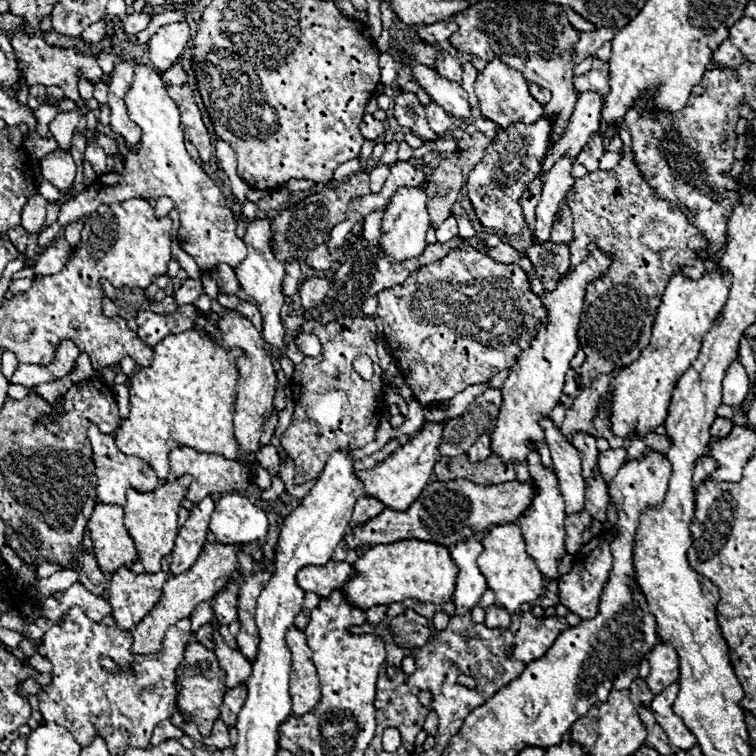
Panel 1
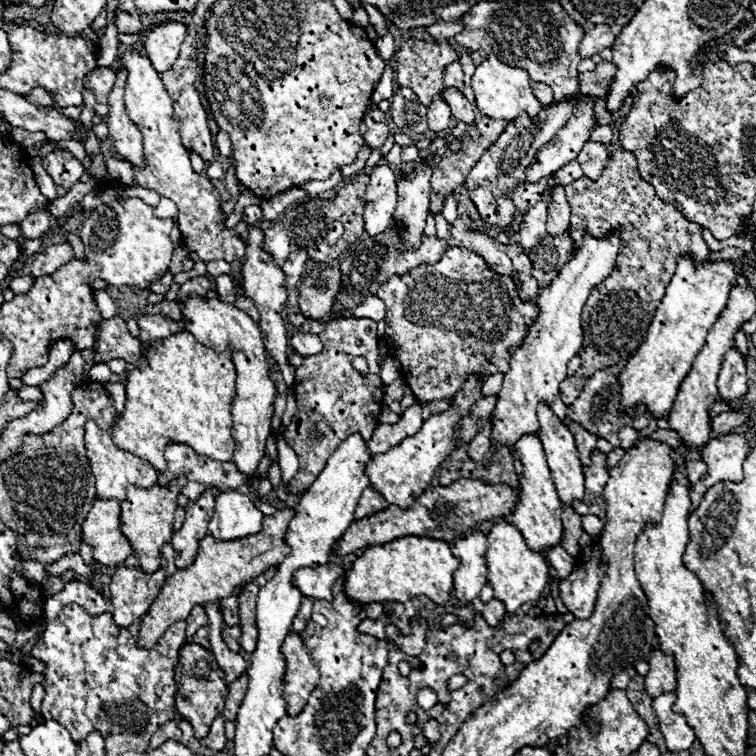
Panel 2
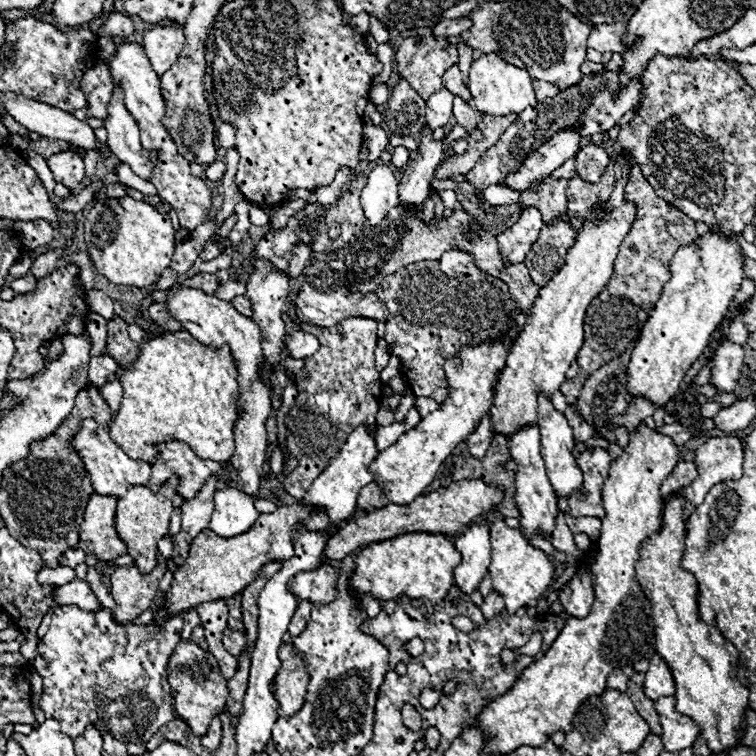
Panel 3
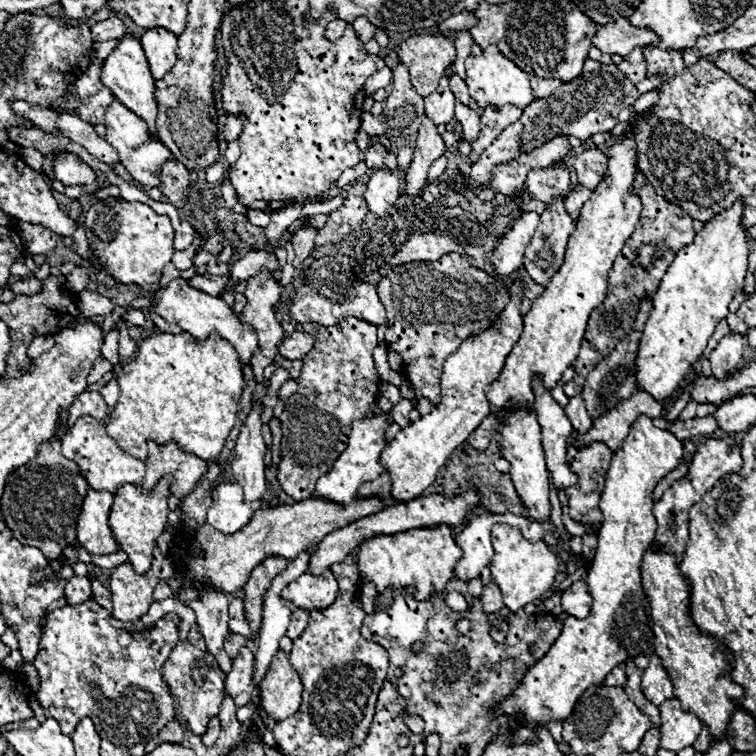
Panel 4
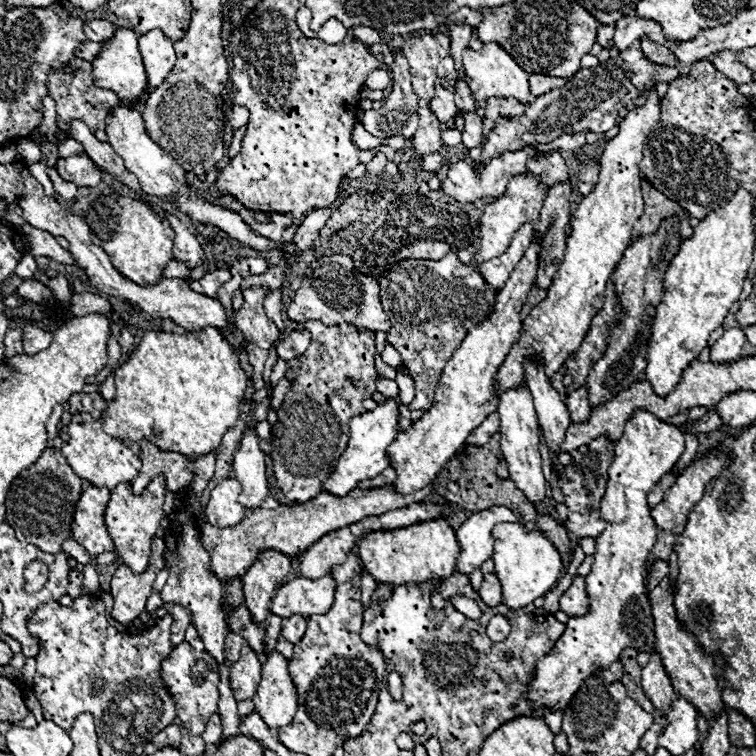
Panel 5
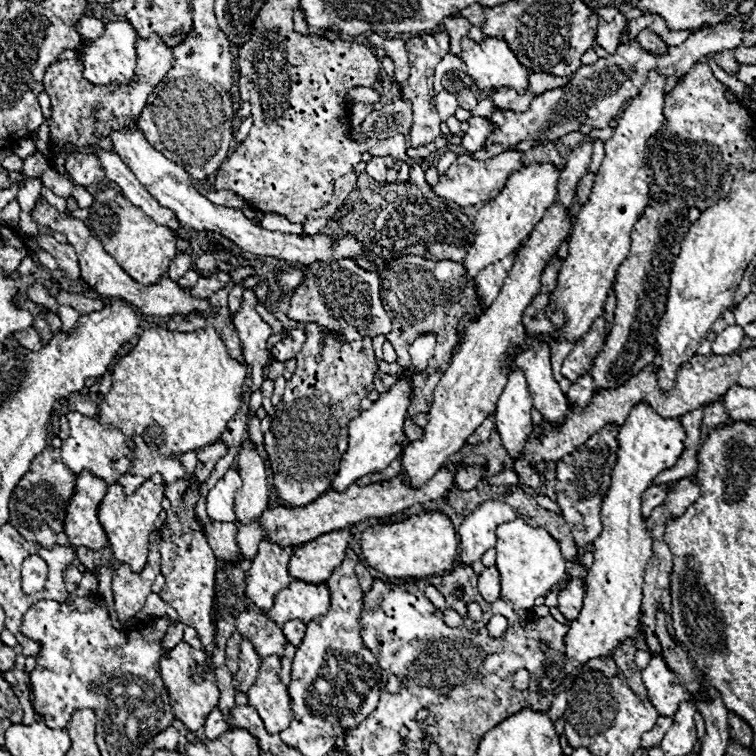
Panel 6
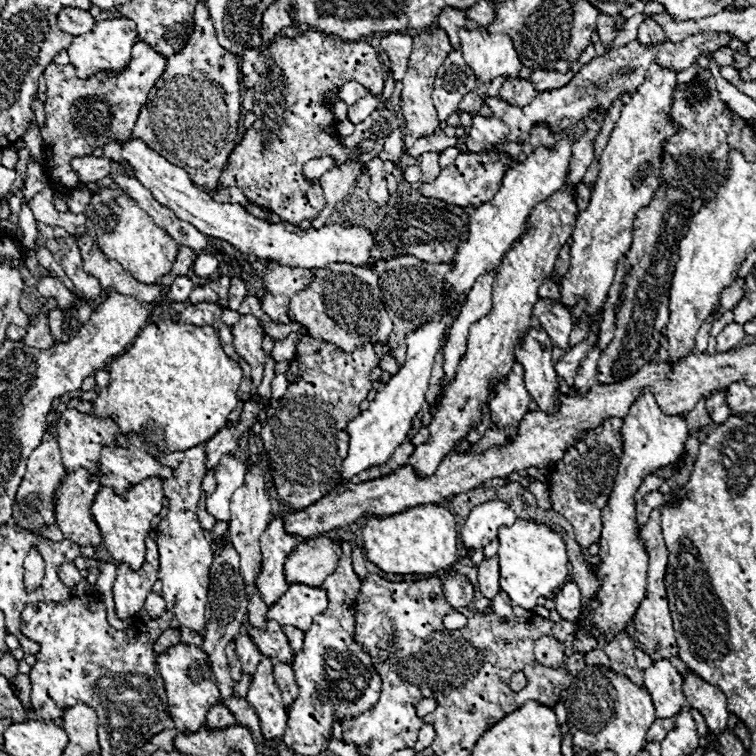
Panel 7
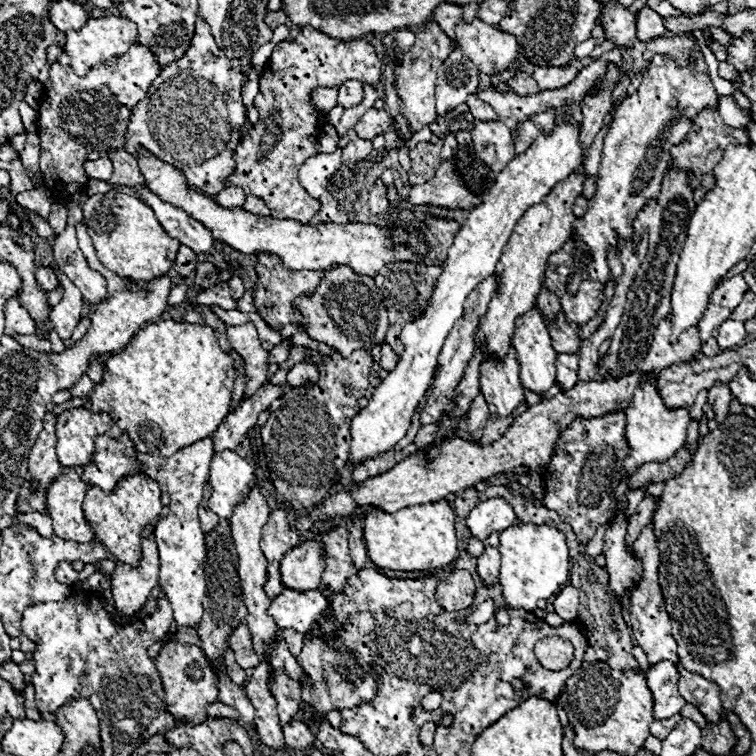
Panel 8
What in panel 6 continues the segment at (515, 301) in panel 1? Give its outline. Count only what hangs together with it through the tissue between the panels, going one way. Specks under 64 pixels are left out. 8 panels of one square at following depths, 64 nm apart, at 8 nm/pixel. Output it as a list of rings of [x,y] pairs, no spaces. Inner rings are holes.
[[[406,256],[406,258],[398,258],[398,262],[390,262],[382,272],[380,272],[380,298],[384,304],[386,314],[390,314],[392,320],[392,332],[386,336],[386,340],[394,346],[396,354],[398,354],[398,364],[402,368],[408,368],[410,372],[414,372],[412,368],[412,360],[408,356],[408,348],[414,342],[414,338],[418,338],[418,334],[434,334],[436,336],[436,348],[434,348],[434,356],[428,362],[428,368],[424,374],[416,372],[414,376],[414,392],[418,394],[418,398],[414,400],[414,406],[410,406],[410,414],[414,412],[428,412],[430,402],[432,402],[432,392],[436,388],[436,384],[440,382],[454,346],[460,342],[460,332],[458,332],[458,322],[460,318],[464,318],[466,314],[474,314],[474,320],[478,320],[482,316],[482,304],[478,300],[478,292],[476,292],[476,282],[466,278],[466,268],[460,262],[454,260],[424,260],[424,258],[416,258],[416,256]]]

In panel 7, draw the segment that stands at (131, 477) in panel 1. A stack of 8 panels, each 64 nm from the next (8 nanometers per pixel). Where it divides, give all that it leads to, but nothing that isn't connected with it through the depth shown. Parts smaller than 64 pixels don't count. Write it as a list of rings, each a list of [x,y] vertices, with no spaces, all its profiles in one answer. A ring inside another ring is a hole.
[[[68,408],[66,412],[60,414],[60,420],[58,420],[58,444],[60,444],[62,464],[70,472],[76,472],[78,468],[86,468],[92,474],[96,474],[100,470],[100,454],[104,446],[112,446],[112,444],[118,446],[116,434],[118,434],[118,426],[110,418],[100,420],[96,416],[82,414],[74,408]]]

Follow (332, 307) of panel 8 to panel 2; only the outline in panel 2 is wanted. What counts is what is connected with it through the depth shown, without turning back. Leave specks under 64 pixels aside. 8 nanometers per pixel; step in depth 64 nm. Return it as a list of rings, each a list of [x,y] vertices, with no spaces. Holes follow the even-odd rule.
[[[318,266],[300,284],[298,306],[306,318],[330,320],[330,308],[340,290],[340,268]],[[370,296],[370,298],[366,298],[360,306],[356,306],[356,316],[382,320],[382,318],[384,318],[384,304],[382,304],[382,300],[380,300],[378,296]]]

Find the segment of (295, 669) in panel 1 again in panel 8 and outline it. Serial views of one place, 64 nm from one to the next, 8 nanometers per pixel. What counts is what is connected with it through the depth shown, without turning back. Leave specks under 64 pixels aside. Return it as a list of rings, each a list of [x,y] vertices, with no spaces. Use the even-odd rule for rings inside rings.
[[[260,662],[258,668],[254,668],[254,674],[244,688],[250,704],[256,710],[256,734],[272,750],[284,748],[284,732],[280,726],[280,716],[276,708],[276,698],[270,692],[270,676],[268,676],[268,664]]]

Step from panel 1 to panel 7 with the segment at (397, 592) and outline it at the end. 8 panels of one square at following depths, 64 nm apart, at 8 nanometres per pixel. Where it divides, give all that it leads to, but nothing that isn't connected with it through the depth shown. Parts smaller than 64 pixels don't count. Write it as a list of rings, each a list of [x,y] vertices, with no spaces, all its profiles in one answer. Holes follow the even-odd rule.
[[[436,504],[414,506],[386,518],[368,518],[362,532],[364,552],[386,574],[434,574],[450,568],[458,560],[458,532],[454,526],[454,516]]]

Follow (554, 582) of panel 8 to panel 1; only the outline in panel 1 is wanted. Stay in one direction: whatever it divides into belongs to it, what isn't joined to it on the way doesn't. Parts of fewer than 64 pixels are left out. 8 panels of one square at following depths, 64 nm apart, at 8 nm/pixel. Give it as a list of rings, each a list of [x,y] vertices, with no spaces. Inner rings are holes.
[[[502,524],[490,528],[482,538],[484,552],[478,556],[478,566],[486,578],[486,586],[496,594],[496,606],[508,612],[518,612],[524,602],[532,602],[542,596],[546,580],[534,566],[534,560],[526,554],[526,542],[518,524]]]

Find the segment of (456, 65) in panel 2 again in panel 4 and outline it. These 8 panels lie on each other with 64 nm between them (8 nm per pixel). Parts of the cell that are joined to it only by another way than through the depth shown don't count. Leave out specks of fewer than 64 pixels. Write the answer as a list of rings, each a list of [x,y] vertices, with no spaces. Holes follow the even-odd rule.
[[[454,72],[452,76],[450,76],[450,88],[454,90],[454,96],[456,96],[456,100],[460,100],[462,104],[468,104],[468,108],[478,108],[476,106],[476,102],[472,100],[472,96],[468,94],[468,88],[466,88],[466,82]]]

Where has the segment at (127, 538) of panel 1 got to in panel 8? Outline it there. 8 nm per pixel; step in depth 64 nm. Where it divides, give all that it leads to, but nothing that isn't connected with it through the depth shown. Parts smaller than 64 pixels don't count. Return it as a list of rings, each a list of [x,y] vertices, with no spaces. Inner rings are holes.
[[[64,468],[48,490],[48,512],[58,538],[74,538],[74,542],[90,542],[96,538],[88,524],[82,504],[90,488],[82,480],[80,468]]]

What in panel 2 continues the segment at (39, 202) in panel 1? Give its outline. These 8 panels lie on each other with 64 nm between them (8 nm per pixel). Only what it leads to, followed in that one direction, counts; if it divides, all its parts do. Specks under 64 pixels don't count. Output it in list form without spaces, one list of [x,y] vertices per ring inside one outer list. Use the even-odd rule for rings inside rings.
[[[34,210],[34,214],[28,214],[22,224],[18,224],[24,238],[34,240],[38,238],[42,232],[46,232],[50,228],[50,216],[46,210]]]

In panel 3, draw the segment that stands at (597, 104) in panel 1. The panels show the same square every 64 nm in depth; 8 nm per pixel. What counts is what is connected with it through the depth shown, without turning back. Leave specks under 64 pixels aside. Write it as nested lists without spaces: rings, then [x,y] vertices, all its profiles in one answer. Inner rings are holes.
[[[560,130],[558,134],[554,134],[554,138],[550,138],[550,142],[532,152],[516,174],[506,176],[506,186],[514,190],[526,190],[532,182],[538,182],[544,176],[552,174],[566,160],[578,154],[580,140],[582,136],[578,134],[578,130]]]

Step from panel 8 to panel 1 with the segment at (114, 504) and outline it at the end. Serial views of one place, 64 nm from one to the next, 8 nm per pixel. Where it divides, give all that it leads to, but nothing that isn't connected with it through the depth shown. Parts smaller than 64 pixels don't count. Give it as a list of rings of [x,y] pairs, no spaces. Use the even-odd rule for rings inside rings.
[[[182,476],[172,482],[162,484],[158,490],[150,494],[142,494],[136,490],[126,492],[126,506],[124,506],[124,522],[130,530],[132,540],[136,542],[138,560],[146,568],[146,572],[158,572],[162,558],[170,556],[174,550],[174,540],[178,536],[178,510],[182,508],[182,500],[186,498],[186,490],[192,478]]]

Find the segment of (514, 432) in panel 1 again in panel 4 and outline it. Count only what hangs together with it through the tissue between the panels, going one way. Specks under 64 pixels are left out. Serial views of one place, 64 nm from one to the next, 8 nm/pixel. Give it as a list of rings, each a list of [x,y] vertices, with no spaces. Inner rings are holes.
[[[634,136],[616,140],[608,154],[608,180],[602,180],[592,198],[582,206],[576,230],[568,240],[564,264],[544,286],[544,294],[534,300],[530,312],[522,316],[524,330],[520,334],[520,340],[508,354],[504,370],[488,390],[492,414],[496,414],[500,424],[504,424],[504,408],[508,402],[512,402],[516,408],[534,408],[534,394],[530,384],[534,376],[540,376],[542,384],[548,390],[554,390],[562,380],[564,370],[568,370],[576,360],[580,352],[580,342],[584,340],[588,316],[604,300],[612,264],[626,240],[632,236],[634,226],[640,218],[642,204],[638,202],[638,196],[628,192],[638,170],[636,164]]]

